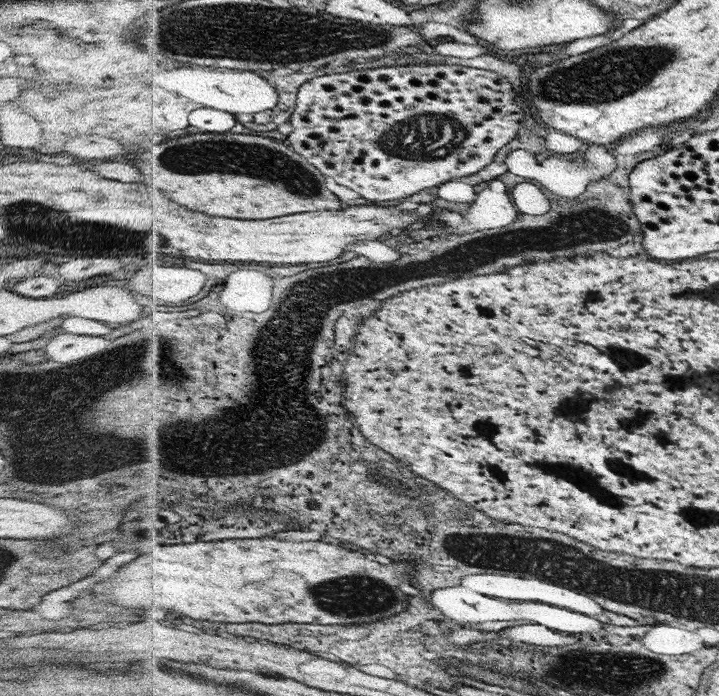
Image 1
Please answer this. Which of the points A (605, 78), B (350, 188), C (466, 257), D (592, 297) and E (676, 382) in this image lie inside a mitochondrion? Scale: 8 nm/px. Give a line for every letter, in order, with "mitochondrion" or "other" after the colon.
A: mitochondrion
B: other
C: mitochondrion
D: other
E: other

